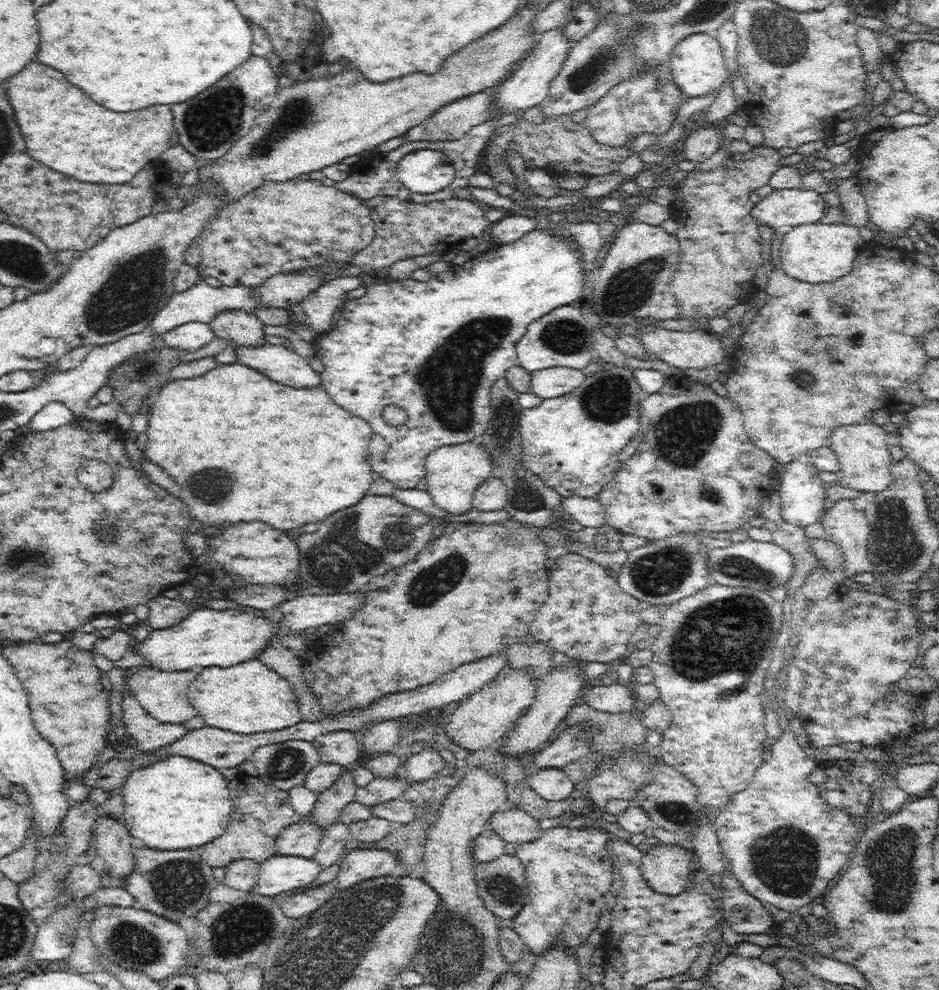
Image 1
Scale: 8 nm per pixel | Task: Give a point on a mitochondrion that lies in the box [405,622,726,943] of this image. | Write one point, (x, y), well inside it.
(501, 890)

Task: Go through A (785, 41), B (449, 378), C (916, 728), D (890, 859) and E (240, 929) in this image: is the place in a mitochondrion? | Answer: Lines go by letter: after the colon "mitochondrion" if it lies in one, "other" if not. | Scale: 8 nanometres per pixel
A: mitochondrion
B: mitochondrion
C: other
D: mitochondrion
E: mitochondrion

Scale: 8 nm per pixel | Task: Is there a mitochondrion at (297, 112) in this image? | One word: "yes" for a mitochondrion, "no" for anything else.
yes

